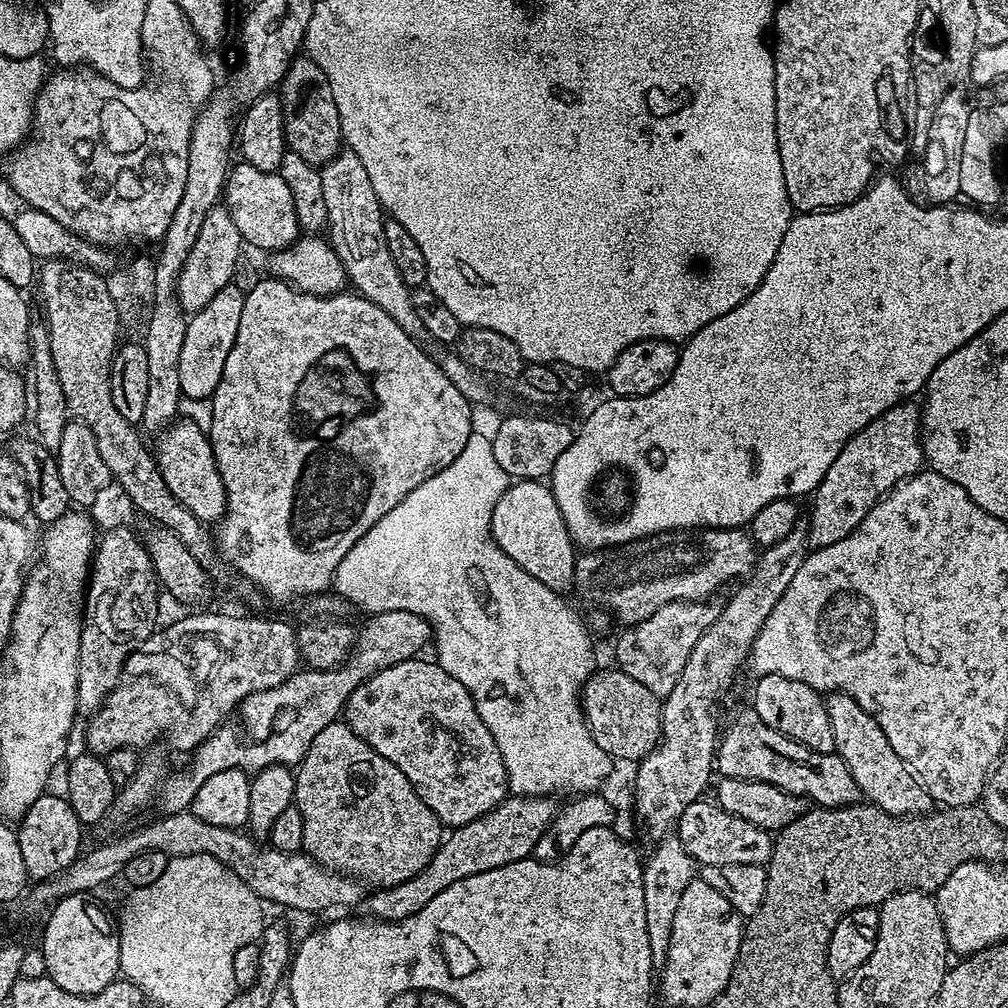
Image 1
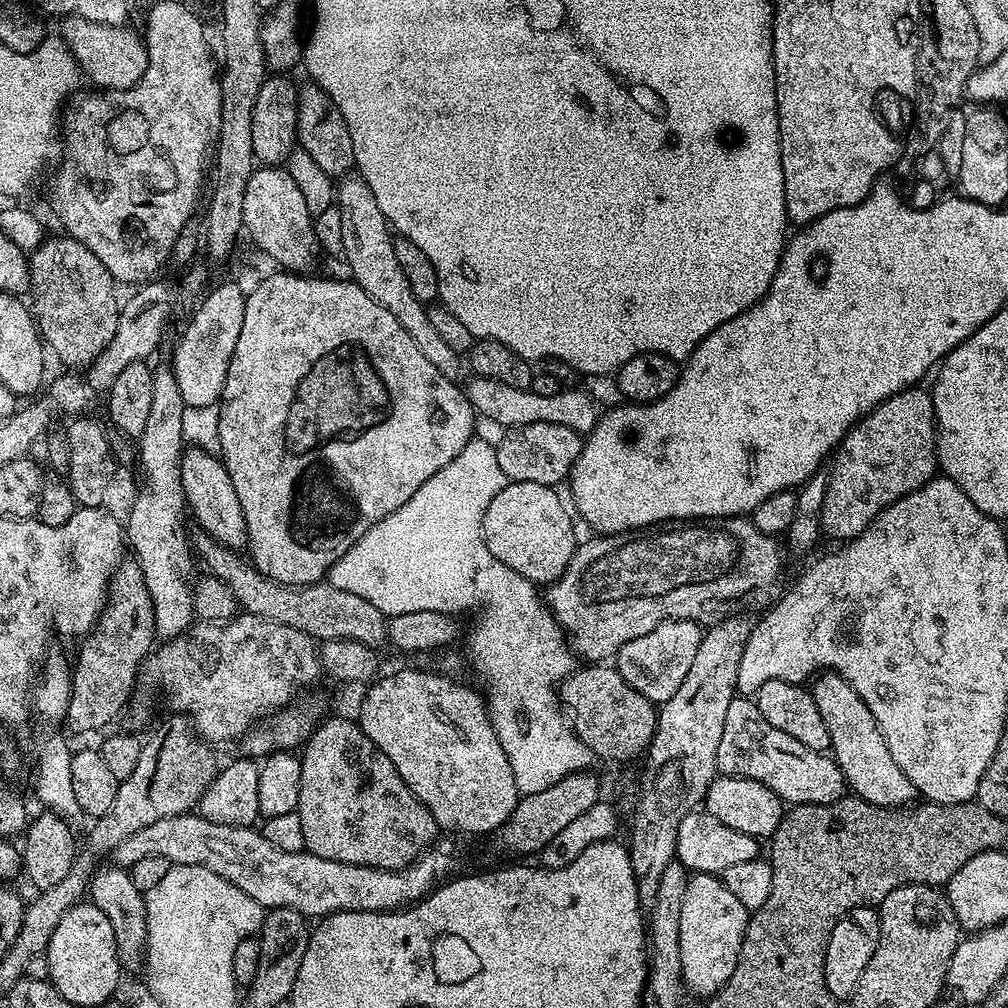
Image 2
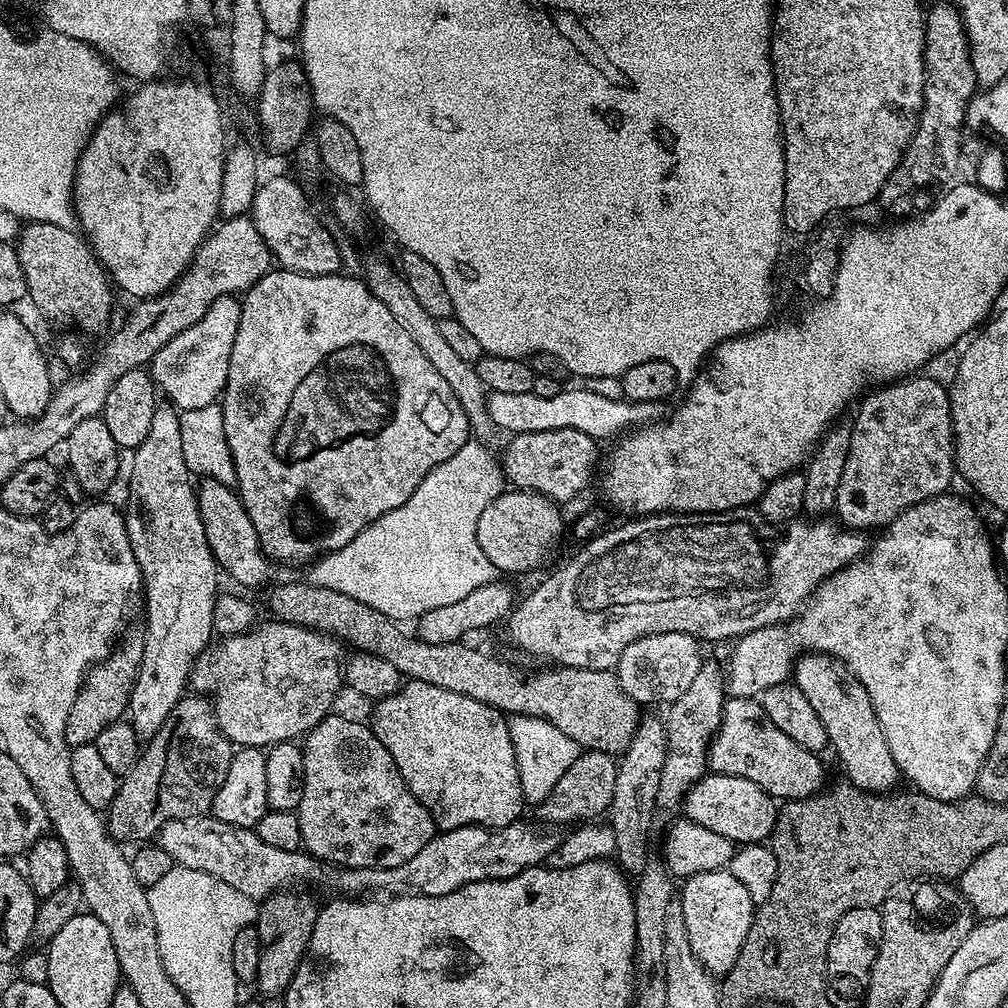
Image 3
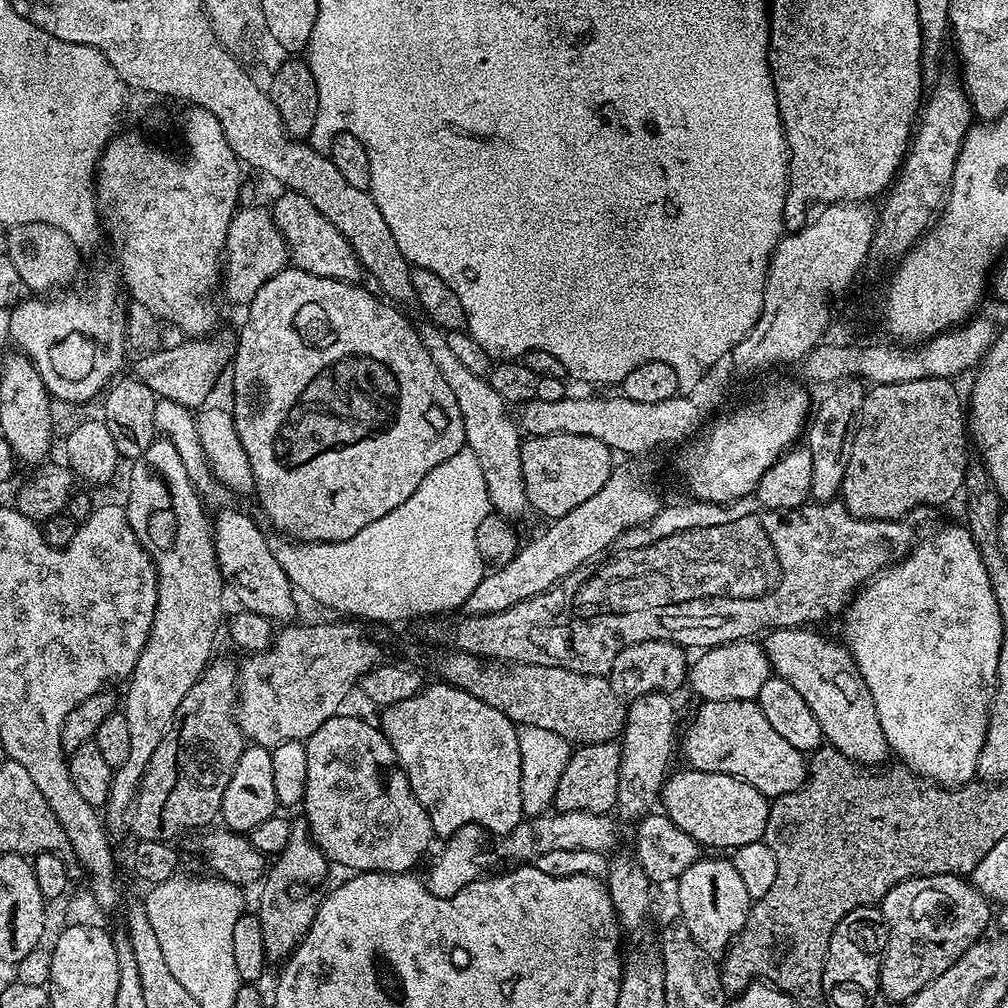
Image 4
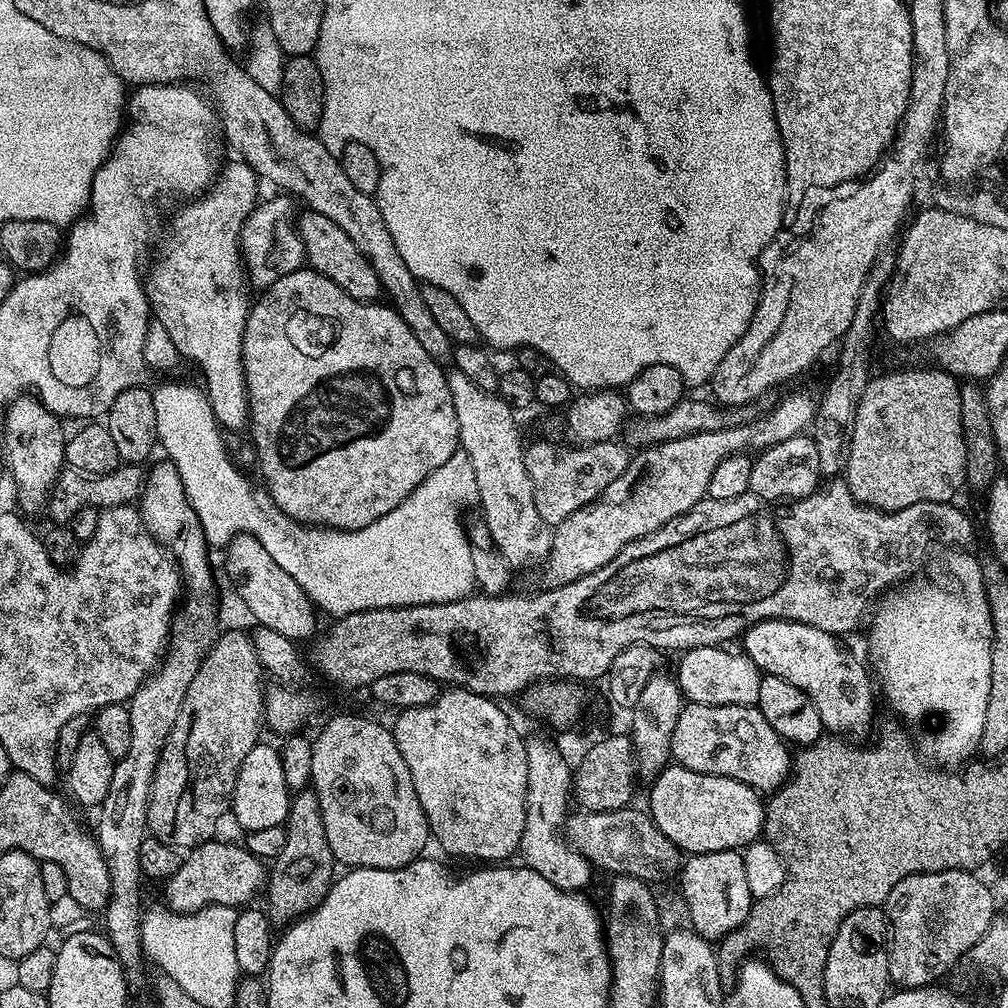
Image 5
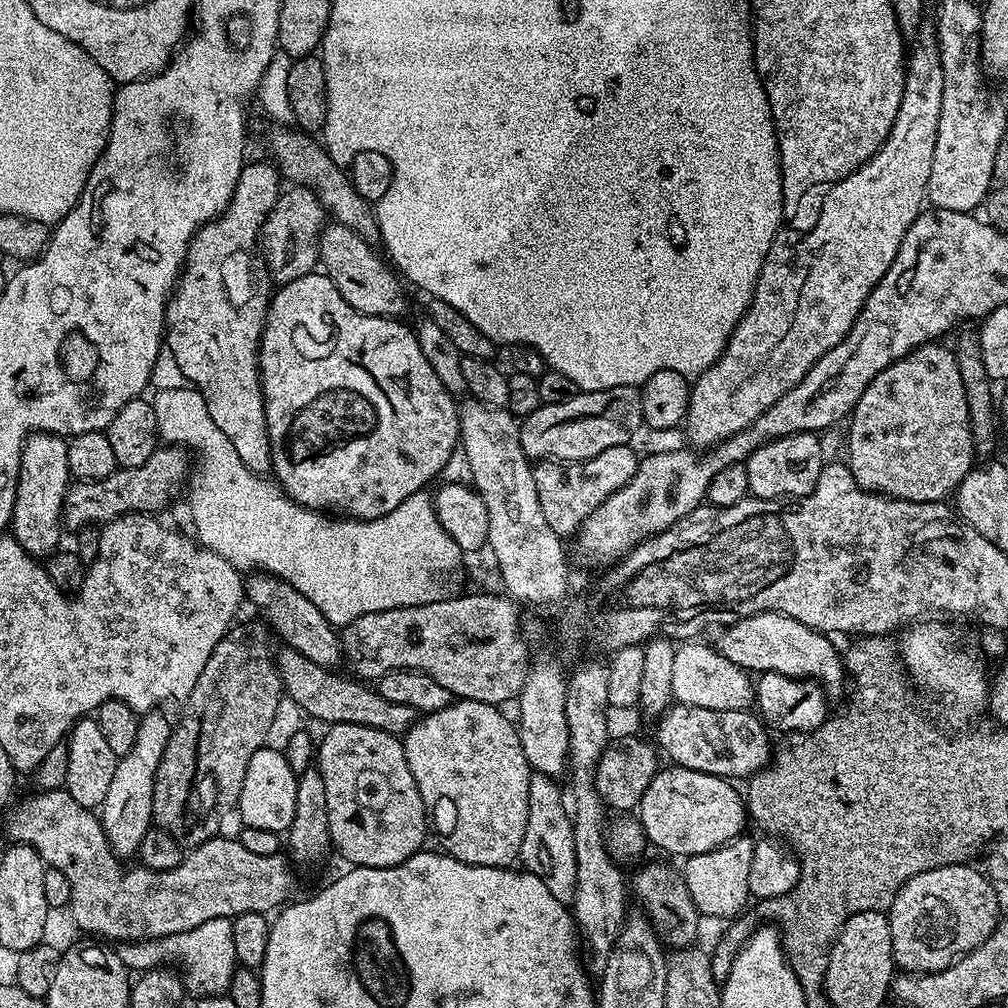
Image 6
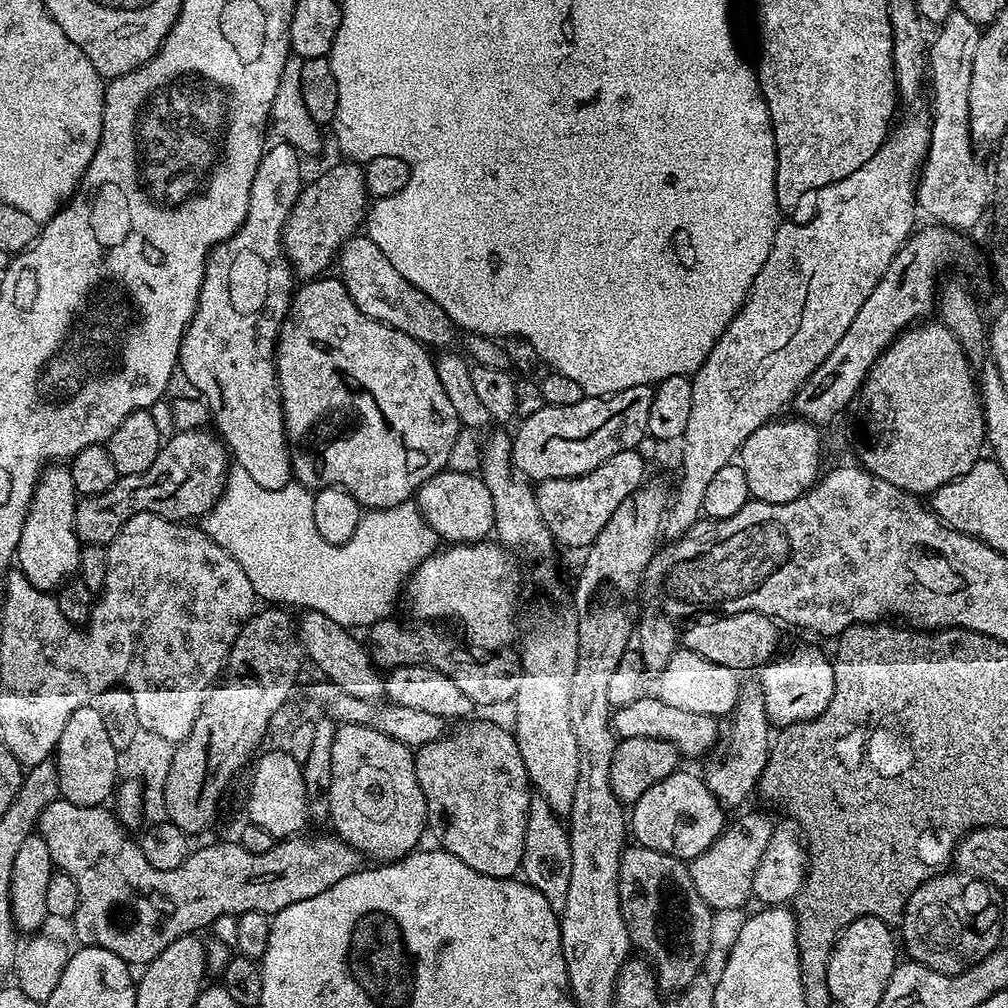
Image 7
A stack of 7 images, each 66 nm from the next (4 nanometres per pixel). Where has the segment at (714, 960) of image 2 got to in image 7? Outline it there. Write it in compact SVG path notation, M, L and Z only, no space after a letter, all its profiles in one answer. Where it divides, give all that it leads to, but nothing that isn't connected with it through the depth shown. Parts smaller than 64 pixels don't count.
M748 812L741 820L733 824L731 821L712 846L688 864L690 878L694 878L694 886L698 886L698 894L702 894L709 908L717 913L732 912L750 900L754 870L758 870L758 862L766 850L766 842L770 842L773 827L774 820L770 817L760 812Z

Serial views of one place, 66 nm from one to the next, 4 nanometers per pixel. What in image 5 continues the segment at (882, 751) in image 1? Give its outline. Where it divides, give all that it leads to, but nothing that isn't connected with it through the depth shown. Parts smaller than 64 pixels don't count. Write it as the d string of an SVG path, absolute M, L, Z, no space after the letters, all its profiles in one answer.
M763 620L753 624L747 632L743 633L742 651L756 663L761 673L777 676L790 686L798 686L814 702L818 710L818 718L823 722L829 733L839 734L845 738L860 738L872 728L872 711L876 704L872 701L872 688L874 692L874 680L869 669L860 665L860 660L852 652L847 652L839 644L837 637L826 630L818 630L818 626L806 626L797 620Z

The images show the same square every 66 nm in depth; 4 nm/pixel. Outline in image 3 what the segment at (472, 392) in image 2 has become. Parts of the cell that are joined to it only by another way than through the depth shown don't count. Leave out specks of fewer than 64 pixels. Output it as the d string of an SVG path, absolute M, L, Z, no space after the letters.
M568 387L562 388L553 398L539 397L532 391L526 394L504 394L496 391L489 393L487 398L487 409L493 427L512 436L518 433L537 433L541 430L574 429L597 440L610 436L614 438L634 427L657 423L665 415L664 407L662 402L634 403L622 398L616 400L586 388Z

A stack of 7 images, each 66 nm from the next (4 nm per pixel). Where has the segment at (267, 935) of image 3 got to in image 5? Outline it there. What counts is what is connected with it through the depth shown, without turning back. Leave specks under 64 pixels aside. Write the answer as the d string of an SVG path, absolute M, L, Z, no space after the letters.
M305 790L293 795L286 827L286 847L282 849L282 854L271 861L270 871L266 876L266 911L280 926L313 912L332 889L332 871L338 868L338 862L332 857L330 842L326 842L326 826L322 826L322 806L318 806L318 794L315 790Z

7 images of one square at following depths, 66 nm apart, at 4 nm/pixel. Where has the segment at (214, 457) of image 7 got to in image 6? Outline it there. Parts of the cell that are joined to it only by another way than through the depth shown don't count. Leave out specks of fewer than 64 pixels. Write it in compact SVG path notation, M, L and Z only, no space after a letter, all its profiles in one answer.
M160 446L142 466L137 468L117 467L116 471L111 472L104 480L76 480L69 483L68 493L64 499L63 523L72 527L72 530L79 530L84 527L103 526L109 524L112 520L124 516L128 512L142 512L145 514L159 513L159 508L164 508L171 502L172 496L181 495L186 481L190 476L190 456L185 449L175 446Z

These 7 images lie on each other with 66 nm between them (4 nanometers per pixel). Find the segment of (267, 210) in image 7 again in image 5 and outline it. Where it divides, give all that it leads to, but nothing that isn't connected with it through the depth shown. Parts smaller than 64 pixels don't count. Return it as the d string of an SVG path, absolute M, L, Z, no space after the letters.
M235 162L219 169L214 183L199 198L193 199L172 220L172 241L164 257L146 272L146 291L151 315L162 322L163 329L177 347L177 354L196 364L204 375L202 387L208 393L212 413L221 429L240 428L249 423L248 391L244 381L244 331L248 322L250 300L244 297L246 272L240 255L240 235L246 218L256 208L256 183L258 177L248 164Z

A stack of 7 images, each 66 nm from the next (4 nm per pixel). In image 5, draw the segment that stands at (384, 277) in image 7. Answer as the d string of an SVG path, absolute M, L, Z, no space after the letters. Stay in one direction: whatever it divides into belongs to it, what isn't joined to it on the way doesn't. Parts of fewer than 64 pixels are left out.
M304 210L301 216L299 213L298 227L304 243L307 267L333 280L343 292L350 294L350 298L355 300L372 302L379 297L376 295L381 295L382 289L378 282L378 274L374 274L374 266L370 266L362 250L358 250L358 246L354 246L354 242L350 242L345 232L338 226L334 226L330 218L322 218L322 214Z

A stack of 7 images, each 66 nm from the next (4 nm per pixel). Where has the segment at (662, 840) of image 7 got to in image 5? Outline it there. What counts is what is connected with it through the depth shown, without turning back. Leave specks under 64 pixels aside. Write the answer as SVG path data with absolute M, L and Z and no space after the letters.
M673 763L651 781L647 811L652 820L684 854L743 850L764 831L764 805L761 793L729 776L711 776L686 770Z

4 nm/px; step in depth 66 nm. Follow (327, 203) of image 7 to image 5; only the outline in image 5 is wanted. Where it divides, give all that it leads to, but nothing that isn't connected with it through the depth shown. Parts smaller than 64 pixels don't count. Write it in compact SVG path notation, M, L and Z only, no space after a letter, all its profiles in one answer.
M275 194L276 196L272 196L269 200L261 199L259 203L257 203L256 208L251 214L246 218L246 222L244 223L244 229L242 230L242 234L240 235L240 255L242 257L243 263L246 265L246 276L250 281L251 287L252 284L256 287L256 290L263 290L268 288L274 282L278 282L278 278L282 278L286 274L294 274L298 269L305 267L306 257L304 254L304 243L302 242L302 238L300 237L300 230L297 224L297 221L294 219L294 212L292 216L292 204L294 205L293 197L287 194Z

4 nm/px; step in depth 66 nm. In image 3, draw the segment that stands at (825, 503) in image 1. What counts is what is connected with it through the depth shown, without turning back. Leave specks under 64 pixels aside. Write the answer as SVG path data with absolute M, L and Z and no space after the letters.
M916 374L911 378L905 378L899 382L893 382L877 387L871 394L865 395L859 401L860 409L856 412L856 420L852 424L852 437L850 438L850 454L846 457L846 470L842 473L842 482L838 482L838 498L834 509L835 515L842 518L844 527L853 530L869 530L868 528L883 529L898 514L905 512L910 506L914 506L923 500L929 500L935 496L943 496L949 491L952 479L957 479L956 470L956 442L952 434L952 403L948 397L949 389L944 388L936 380L931 380L928 376Z

